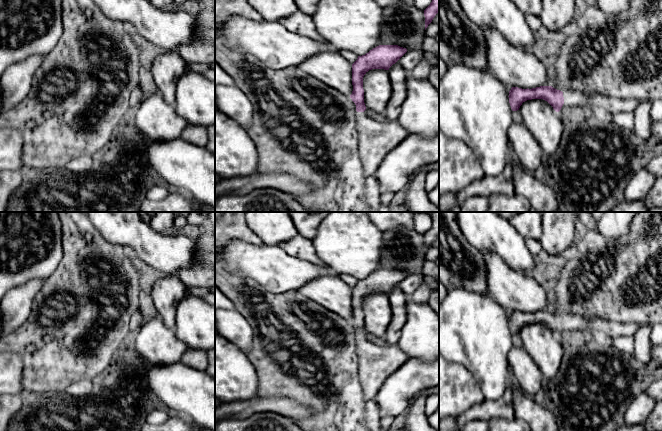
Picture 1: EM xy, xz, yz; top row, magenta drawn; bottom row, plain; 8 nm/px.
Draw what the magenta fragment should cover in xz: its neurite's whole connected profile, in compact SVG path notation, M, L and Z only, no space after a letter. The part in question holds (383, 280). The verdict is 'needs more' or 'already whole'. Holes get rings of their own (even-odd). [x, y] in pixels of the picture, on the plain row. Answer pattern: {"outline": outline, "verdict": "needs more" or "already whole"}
{"outline": "M379 269L358 280L352 288L353 315L350 322L356 329L358 374L366 402L374 400L385 379L404 365L409 357L397 345L377 346L364 337L363 301L372 293L389 294L406 276L406 272L398 269Z", "verdict": "needs more"}

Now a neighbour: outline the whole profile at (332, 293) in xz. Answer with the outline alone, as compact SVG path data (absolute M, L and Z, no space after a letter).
M339 277L316 278L305 283L298 291L342 318L347 320L352 318L352 288Z

